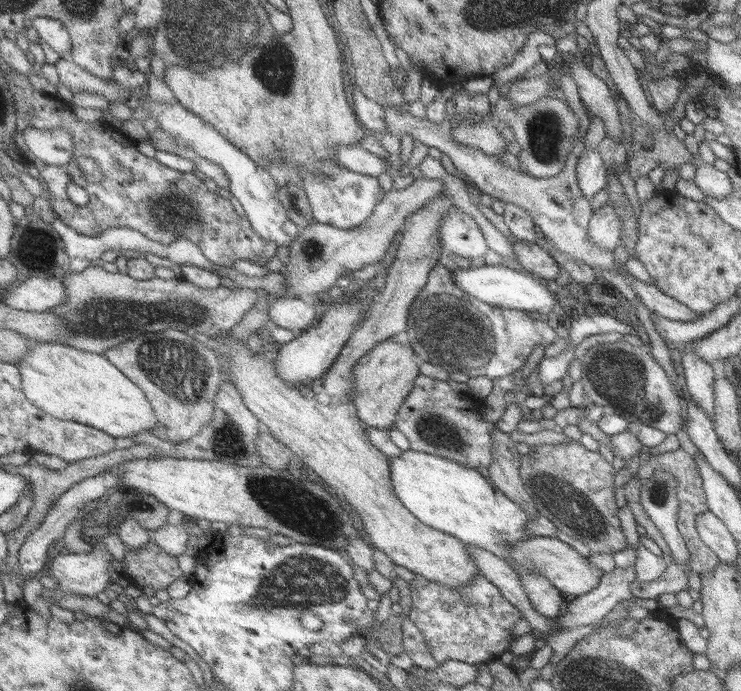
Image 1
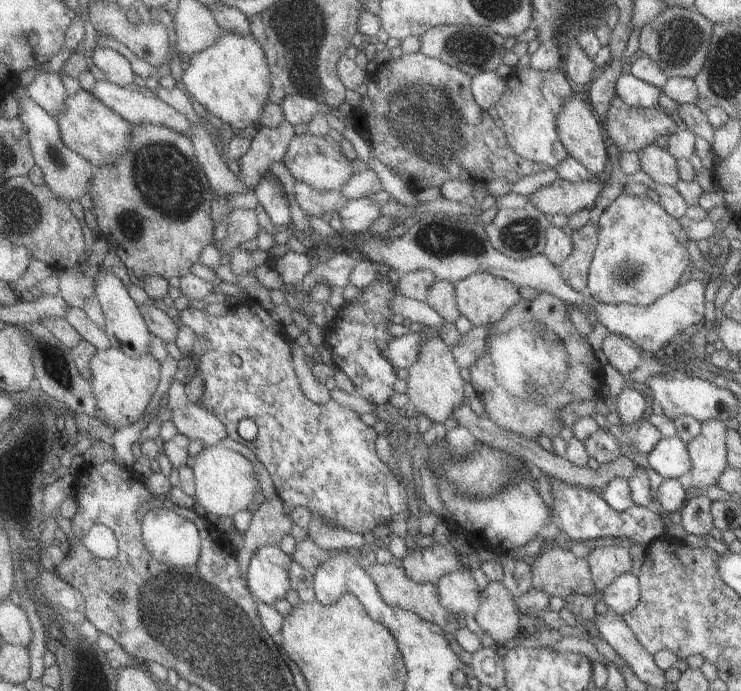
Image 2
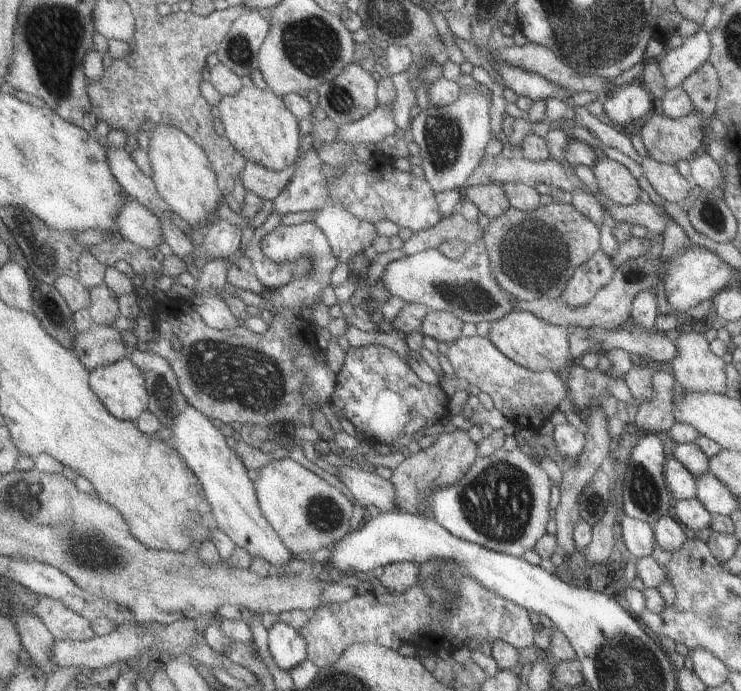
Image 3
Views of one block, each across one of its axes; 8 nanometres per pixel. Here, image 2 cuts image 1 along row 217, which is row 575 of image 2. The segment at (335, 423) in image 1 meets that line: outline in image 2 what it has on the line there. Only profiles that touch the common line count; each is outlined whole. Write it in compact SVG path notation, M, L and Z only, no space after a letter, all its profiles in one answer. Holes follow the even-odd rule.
M434 542L425 548L413 547L409 557L404 557L400 563L409 571L411 580L429 584L435 584L440 576L461 566L455 552Z

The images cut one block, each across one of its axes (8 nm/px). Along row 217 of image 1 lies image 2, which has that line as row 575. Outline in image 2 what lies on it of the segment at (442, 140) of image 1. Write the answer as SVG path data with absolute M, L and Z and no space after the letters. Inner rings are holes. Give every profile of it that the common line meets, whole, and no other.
M546 545L530 564L530 568L531 587L547 593L550 597L559 596L563 599L571 594L591 596L596 591L589 576L587 563L584 559L577 558L568 548L561 549L557 546Z

